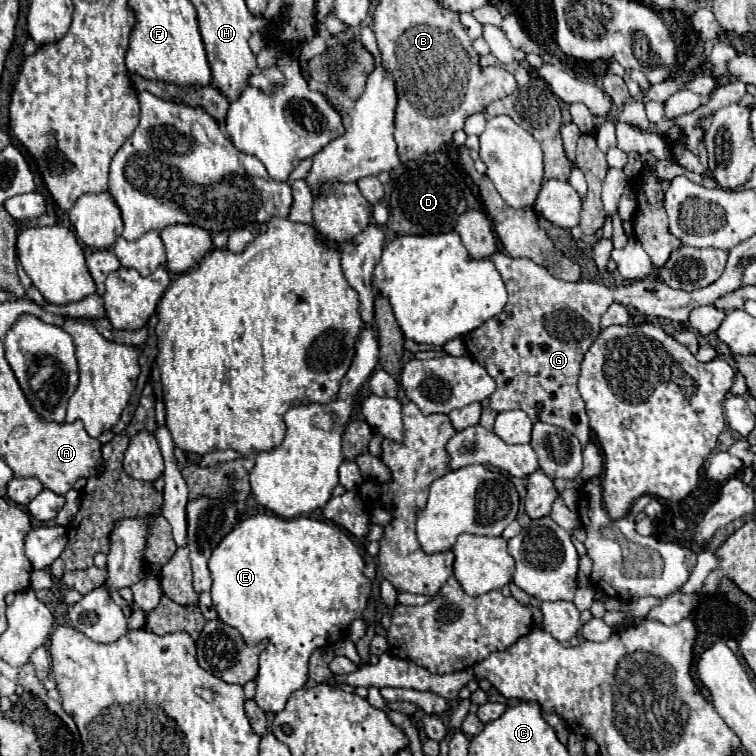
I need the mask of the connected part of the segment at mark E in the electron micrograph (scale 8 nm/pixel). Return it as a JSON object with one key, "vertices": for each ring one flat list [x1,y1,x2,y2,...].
{"vertices":[[242,512,240,518,238,518,238,524,220,540,220,544,212,550,212,556,210,556,210,562,208,562,208,568,210,568,210,574,212,574,212,602,214,602,214,608,218,612,218,618,236,628,242,638,246,640,246,644,254,646,258,644,260,640,270,640,268,648,260,654,260,672,258,672,258,678,256,678,256,696,254,700,258,702,258,706,264,710,264,712,280,712,288,700,288,696,296,690,302,688,302,684,308,680,308,658,310,654,320,648,320,646,326,646,326,644,334,644,336,640,344,638,344,634,348,632,350,624,362,616,362,610,366,608,366,602,370,598,370,592,372,592,372,582,362,574,364,570,364,560,356,548,356,544,348,538,348,534,336,526,336,524,328,524,328,522,322,522,322,520,314,520,314,518,308,518,308,516,296,516,296,518,282,518,282,516,276,516,272,512,256,512,256,514,250,514,250,512]]}

